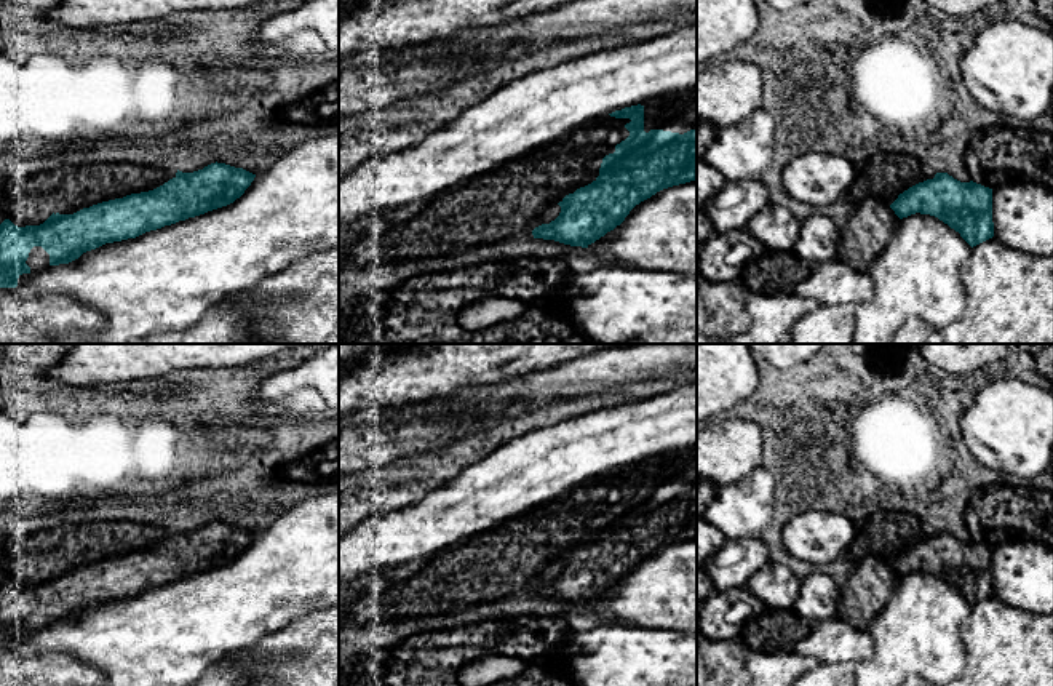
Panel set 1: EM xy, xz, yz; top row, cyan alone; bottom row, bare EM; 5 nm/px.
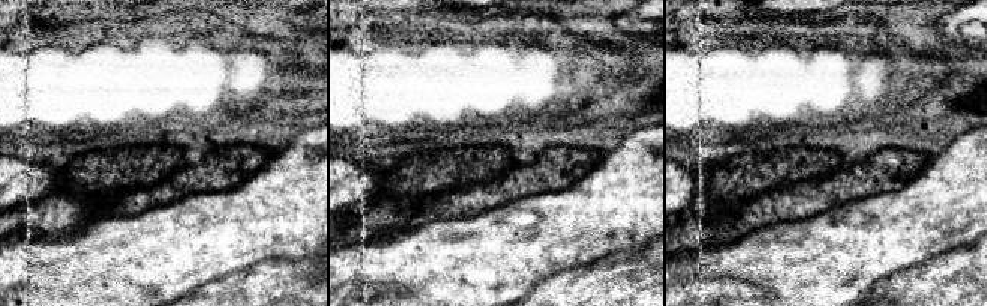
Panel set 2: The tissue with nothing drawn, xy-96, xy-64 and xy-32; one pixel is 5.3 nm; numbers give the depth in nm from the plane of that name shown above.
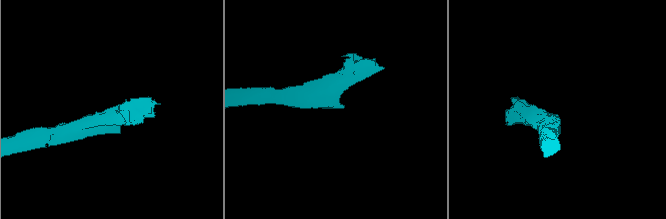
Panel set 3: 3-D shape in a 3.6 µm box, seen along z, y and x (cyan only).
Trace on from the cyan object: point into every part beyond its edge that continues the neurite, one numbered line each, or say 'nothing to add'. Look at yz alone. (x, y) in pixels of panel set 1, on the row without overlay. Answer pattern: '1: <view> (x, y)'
nothing to add

